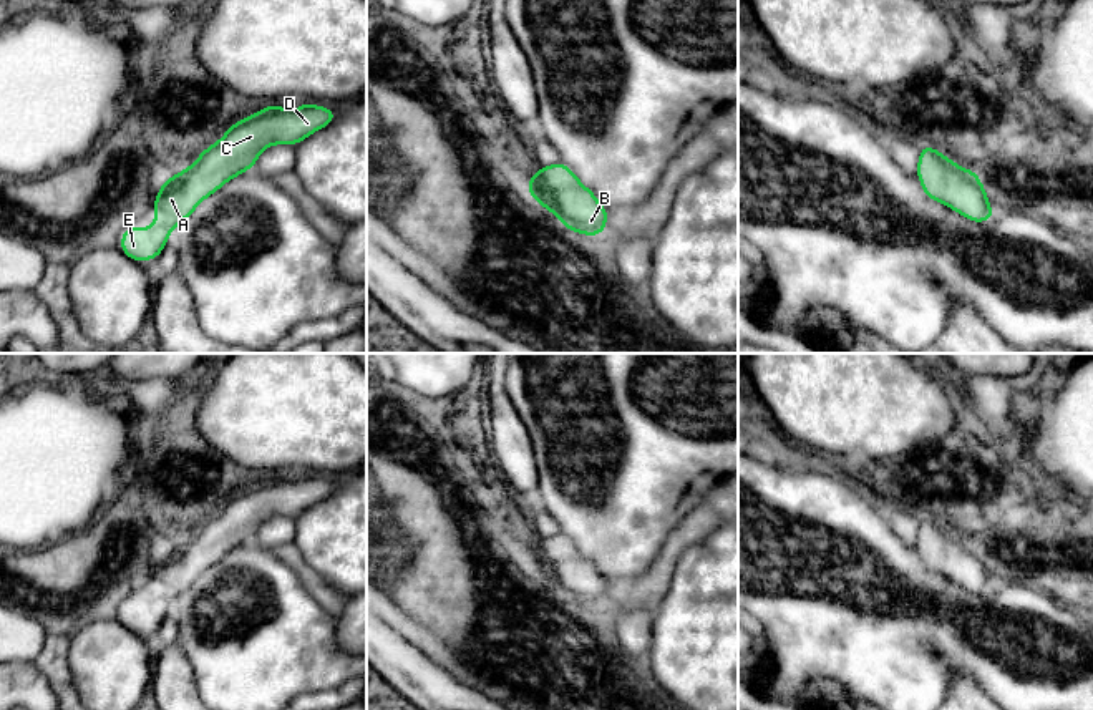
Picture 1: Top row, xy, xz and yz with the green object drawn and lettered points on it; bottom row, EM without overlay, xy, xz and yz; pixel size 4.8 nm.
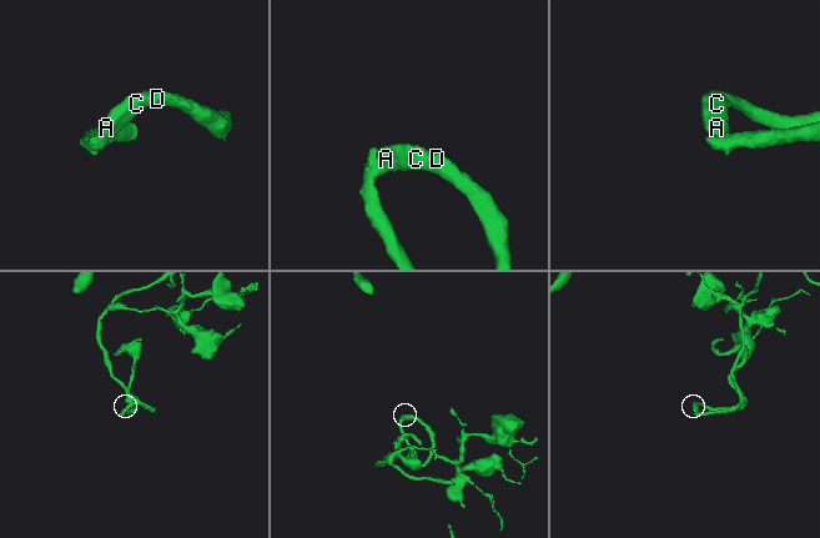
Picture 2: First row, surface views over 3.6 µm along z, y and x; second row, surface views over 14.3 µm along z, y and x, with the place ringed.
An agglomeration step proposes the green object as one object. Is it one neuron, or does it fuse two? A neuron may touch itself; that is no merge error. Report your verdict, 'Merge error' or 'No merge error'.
No merge error

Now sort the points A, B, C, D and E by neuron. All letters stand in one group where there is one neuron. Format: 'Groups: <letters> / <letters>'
Groups: A B C D E

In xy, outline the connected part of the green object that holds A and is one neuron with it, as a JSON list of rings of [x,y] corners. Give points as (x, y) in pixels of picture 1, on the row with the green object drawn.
[[[300,101],[295,111],[269,105],[234,123],[192,166],[164,181],[153,202],[156,226],[128,227],[121,234],[123,254],[136,262],[156,259],[168,246],[171,231],[227,181],[249,171],[265,148],[299,144],[330,124],[337,114],[338,111]]]

